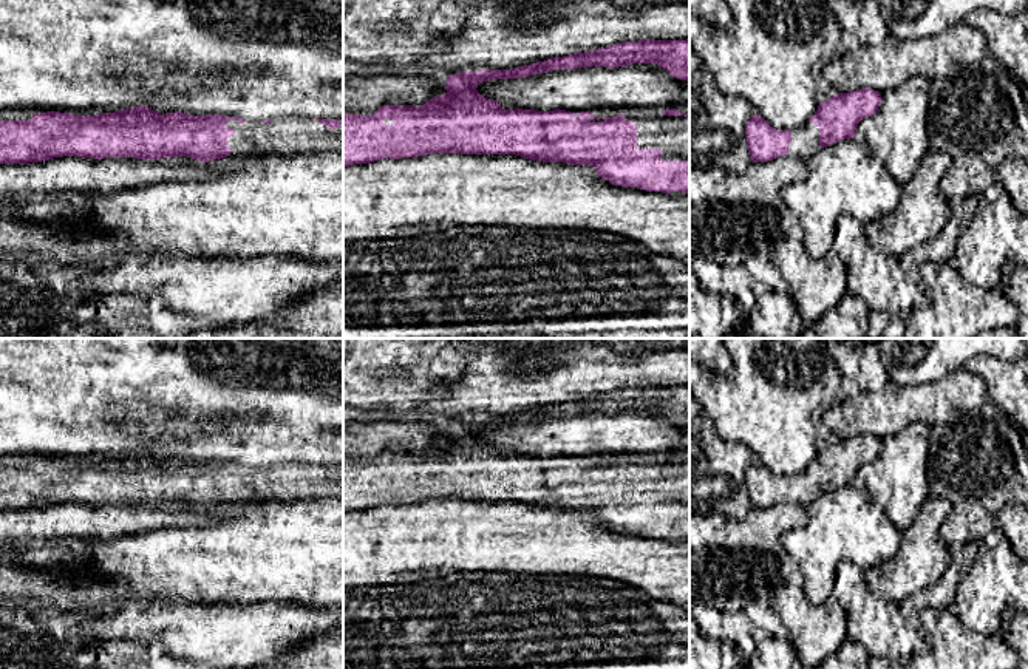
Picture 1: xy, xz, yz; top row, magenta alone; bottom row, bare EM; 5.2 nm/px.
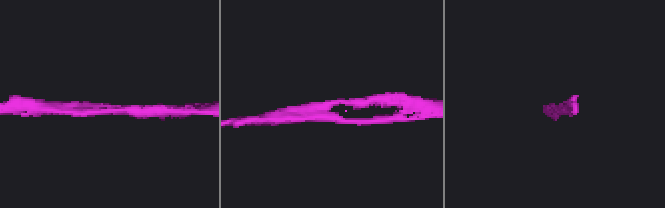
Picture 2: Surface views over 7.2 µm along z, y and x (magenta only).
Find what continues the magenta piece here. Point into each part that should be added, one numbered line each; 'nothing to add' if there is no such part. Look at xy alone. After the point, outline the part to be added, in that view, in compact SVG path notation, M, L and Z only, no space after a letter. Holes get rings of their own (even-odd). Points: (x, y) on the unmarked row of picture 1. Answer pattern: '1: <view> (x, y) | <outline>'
1: xy (285, 482) | M229 465L226 471L235 477L227 484L227 491L232 494L229 502L343 498L343 471L331 476L315 465L277 465L272 470L250 467L240 470Z

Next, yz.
1: yz (804, 489) | M810 467L805 468L799 476L790 476L790 479L791 490L788 493L788 502L799 504L805 508L813 499L821 496L819 473Z

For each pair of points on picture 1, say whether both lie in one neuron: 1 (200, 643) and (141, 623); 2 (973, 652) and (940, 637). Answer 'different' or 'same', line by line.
1: same
2: same

